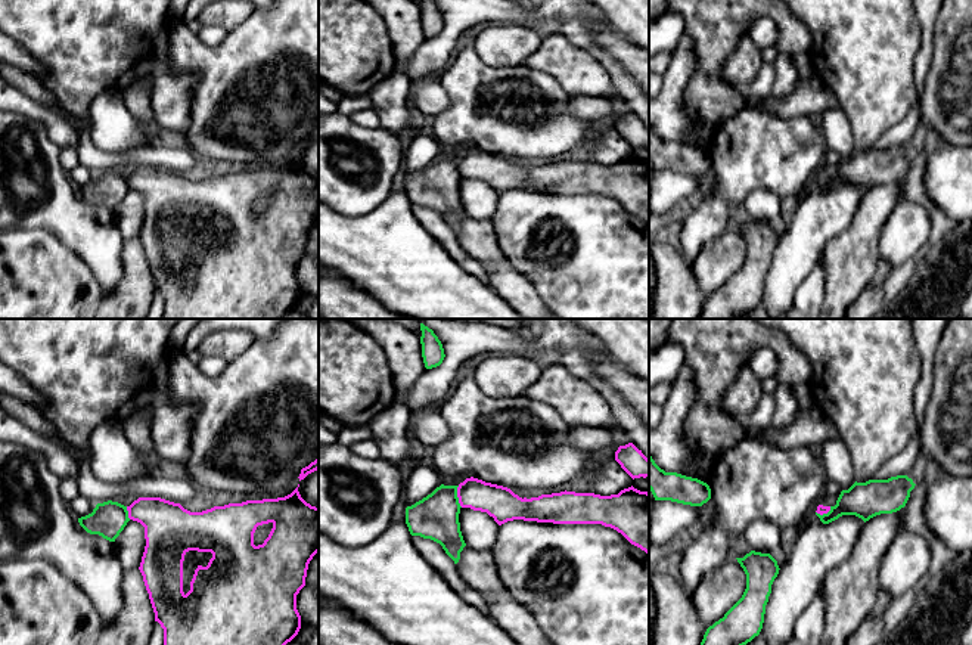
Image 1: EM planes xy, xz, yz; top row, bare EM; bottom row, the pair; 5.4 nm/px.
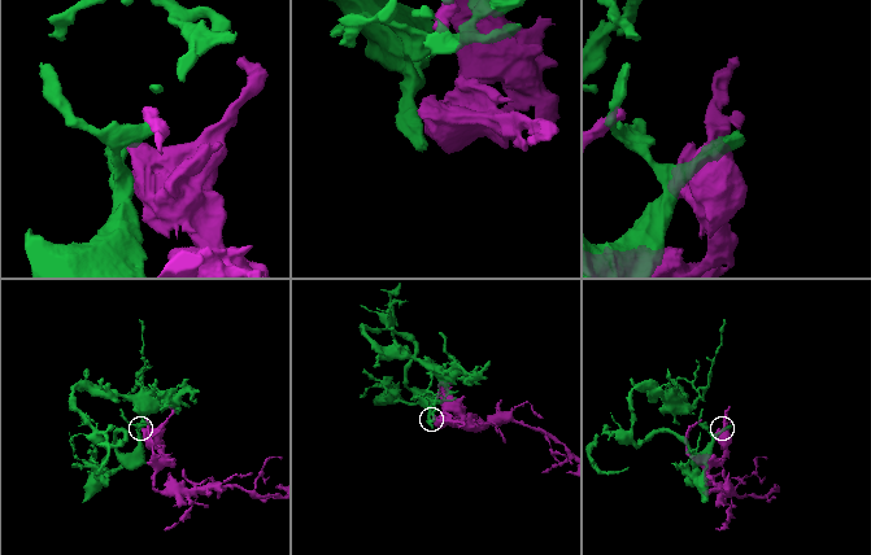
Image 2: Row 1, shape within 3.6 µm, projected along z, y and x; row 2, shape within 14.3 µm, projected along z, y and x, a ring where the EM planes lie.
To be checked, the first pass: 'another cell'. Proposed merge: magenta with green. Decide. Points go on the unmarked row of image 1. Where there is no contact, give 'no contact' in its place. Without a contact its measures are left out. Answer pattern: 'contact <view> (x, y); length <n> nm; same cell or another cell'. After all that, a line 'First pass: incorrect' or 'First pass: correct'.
contact xz (457, 166); length 120 nm; same cell
First pass: incorrect

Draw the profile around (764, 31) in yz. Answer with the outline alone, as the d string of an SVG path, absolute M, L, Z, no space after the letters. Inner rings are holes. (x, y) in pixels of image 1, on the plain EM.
M764 16L754 22L749 35L758 47L764 49L776 44L779 30L770 16Z

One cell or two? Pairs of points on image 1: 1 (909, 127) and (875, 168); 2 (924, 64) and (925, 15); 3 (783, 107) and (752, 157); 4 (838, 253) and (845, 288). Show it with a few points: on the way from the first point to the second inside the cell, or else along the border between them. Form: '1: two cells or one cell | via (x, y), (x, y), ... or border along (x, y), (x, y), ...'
1: two cells | border along (919, 121), (915, 133), (904, 143), (873, 149)
2: one cell | via (925, 52), (927, 27)
3: two cells | border along (760, 111), (778, 117), (809, 118)
4: one cell | via (845, 261), (845, 279)

